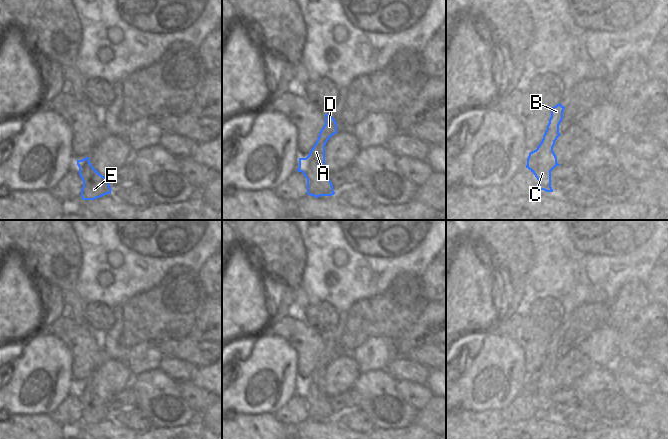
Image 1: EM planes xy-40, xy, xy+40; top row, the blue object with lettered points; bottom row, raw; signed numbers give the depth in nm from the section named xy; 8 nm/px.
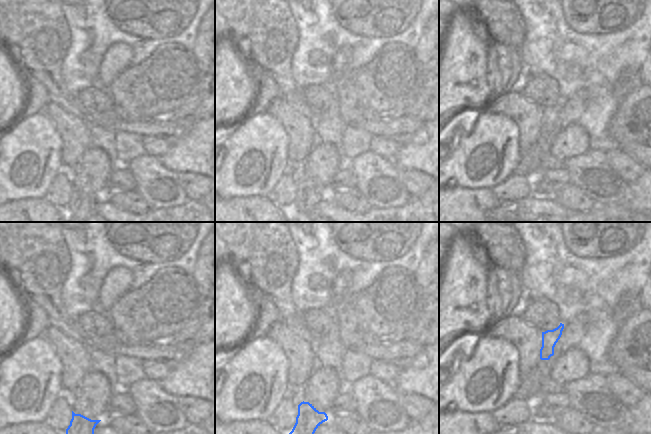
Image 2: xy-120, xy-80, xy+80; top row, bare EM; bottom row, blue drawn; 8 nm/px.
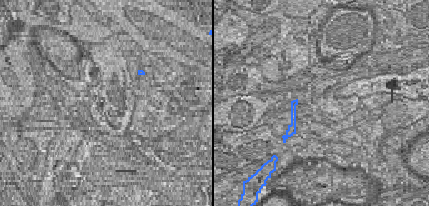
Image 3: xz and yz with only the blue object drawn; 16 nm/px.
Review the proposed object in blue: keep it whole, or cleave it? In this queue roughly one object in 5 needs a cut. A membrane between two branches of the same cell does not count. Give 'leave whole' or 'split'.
leave whole

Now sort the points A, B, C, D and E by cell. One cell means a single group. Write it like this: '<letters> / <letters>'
A B C D E

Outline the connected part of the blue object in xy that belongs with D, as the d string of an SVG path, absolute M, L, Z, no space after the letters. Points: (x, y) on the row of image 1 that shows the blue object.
M325 114L325 125L319 137L306 158L299 158L298 172L307 179L307 194L316 198L335 194L325 169L325 145L337 133L337 123L330 114Z

